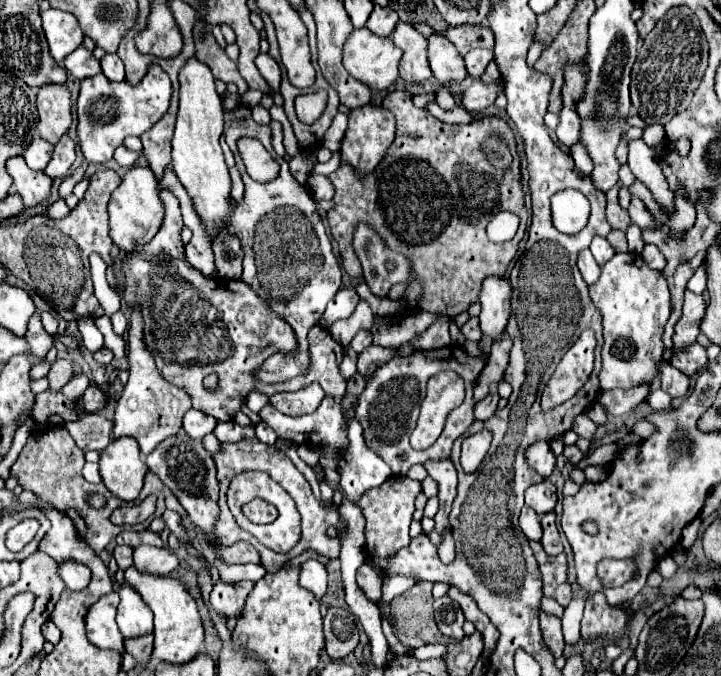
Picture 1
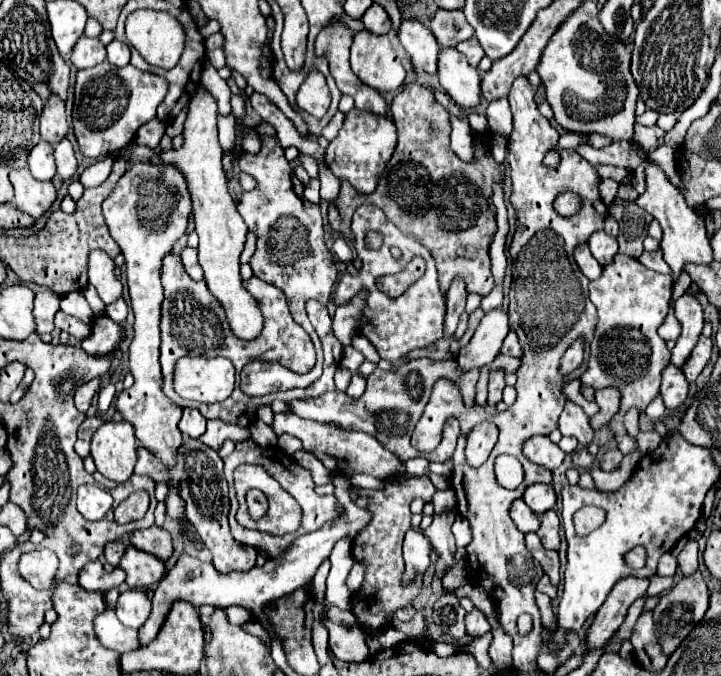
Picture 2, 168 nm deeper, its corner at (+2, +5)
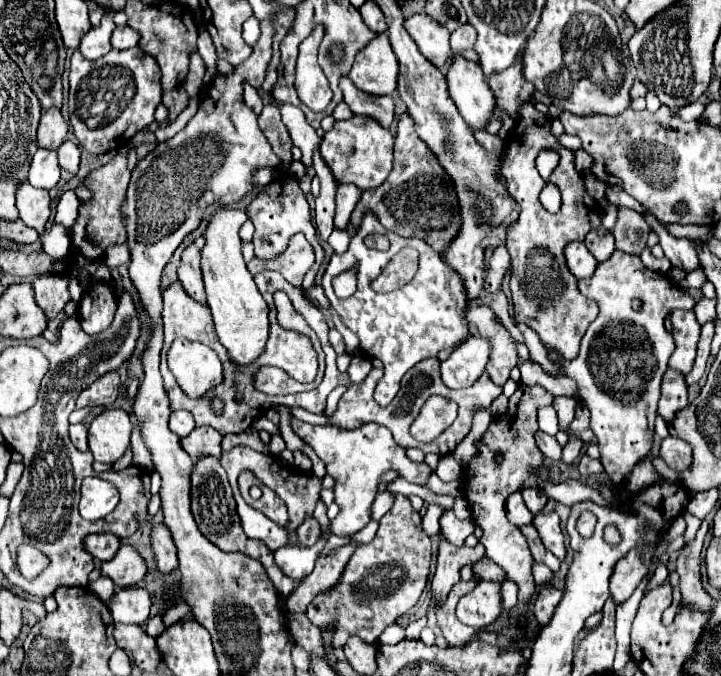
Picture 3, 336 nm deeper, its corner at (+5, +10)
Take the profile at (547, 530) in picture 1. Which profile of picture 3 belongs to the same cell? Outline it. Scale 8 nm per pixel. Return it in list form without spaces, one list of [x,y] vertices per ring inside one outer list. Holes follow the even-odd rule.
[[[540,512],[534,516],[532,524],[536,526],[546,550],[550,550],[554,556],[564,560],[566,548],[564,548],[564,534],[560,530],[558,514],[556,512]]]

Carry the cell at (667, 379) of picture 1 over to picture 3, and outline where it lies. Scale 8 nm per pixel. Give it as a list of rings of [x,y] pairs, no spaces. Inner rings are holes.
[[[666,370],[662,376],[662,394],[658,400],[658,414],[670,422],[678,410],[682,410],[688,404],[688,392],[686,392],[686,380],[684,374],[678,374],[678,370]]]

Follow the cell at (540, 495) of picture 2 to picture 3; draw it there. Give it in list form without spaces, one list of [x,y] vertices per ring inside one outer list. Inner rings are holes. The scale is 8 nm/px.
[[[524,488],[522,490],[522,496],[524,496],[524,502],[526,502],[526,506],[530,508],[532,514],[542,512],[542,508],[548,502],[548,496],[540,488]]]

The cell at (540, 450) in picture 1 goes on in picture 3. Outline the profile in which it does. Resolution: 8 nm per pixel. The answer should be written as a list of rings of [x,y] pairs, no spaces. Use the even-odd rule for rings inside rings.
[[[538,432],[536,434],[536,446],[540,448],[540,452],[552,460],[552,462],[558,462],[562,458],[562,446],[556,442],[554,436],[550,434],[544,434],[544,432]]]

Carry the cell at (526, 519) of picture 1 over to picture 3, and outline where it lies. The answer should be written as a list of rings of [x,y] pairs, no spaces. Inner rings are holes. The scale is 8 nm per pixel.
[[[520,492],[510,494],[510,498],[506,500],[506,516],[508,516],[508,520],[510,520],[514,526],[530,524],[532,518],[534,518],[534,514],[526,508]]]

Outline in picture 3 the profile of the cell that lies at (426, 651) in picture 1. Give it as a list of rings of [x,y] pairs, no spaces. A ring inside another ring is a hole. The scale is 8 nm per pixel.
[[[510,580],[502,582],[502,610],[508,612],[516,606],[516,596],[518,596],[518,586]]]

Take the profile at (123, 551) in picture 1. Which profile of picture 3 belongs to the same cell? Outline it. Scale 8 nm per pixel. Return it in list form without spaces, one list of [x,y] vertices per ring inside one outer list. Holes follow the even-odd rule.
[[[90,534],[90,538],[86,536],[84,544],[86,544],[86,550],[90,550],[90,554],[100,562],[114,558],[114,554],[120,548],[120,540],[114,534]]]

